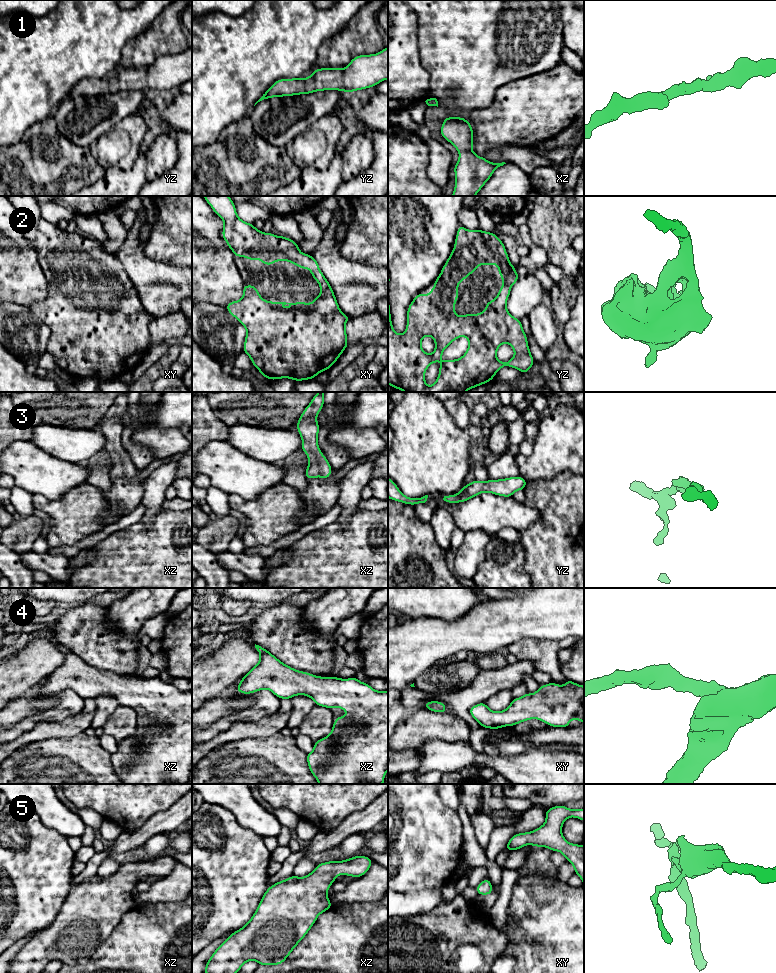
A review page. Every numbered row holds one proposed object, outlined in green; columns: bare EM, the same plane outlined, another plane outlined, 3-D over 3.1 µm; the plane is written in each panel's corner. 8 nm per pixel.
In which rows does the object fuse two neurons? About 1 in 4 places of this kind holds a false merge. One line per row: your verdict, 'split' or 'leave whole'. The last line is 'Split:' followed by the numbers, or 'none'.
1: leave whole
2: leave whole
3: leave whole
4: leave whole
5: leave whole
Split: none

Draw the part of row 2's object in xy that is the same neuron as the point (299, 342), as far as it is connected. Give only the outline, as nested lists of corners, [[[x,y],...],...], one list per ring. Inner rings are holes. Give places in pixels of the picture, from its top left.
[[[203,196],[223,222],[222,237],[235,257],[245,257],[254,261],[258,258],[264,265],[276,261],[289,261],[300,269],[309,269],[311,276],[319,283],[322,292],[310,303],[265,301],[254,285],[243,286],[243,297],[226,305],[227,311],[246,328],[243,352],[250,358],[253,366],[262,377],[270,380],[289,378],[303,381],[315,378],[338,360],[348,346],[345,325],[350,317],[344,314],[337,303],[331,285],[321,272],[319,264],[312,255],[301,253],[299,245],[284,236],[264,233],[251,223],[241,220],[235,203],[229,196]]]

